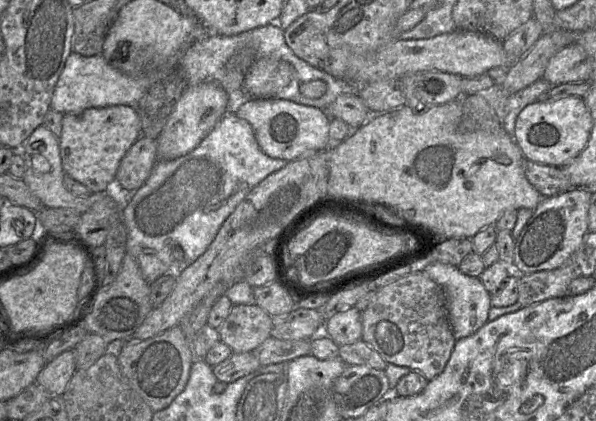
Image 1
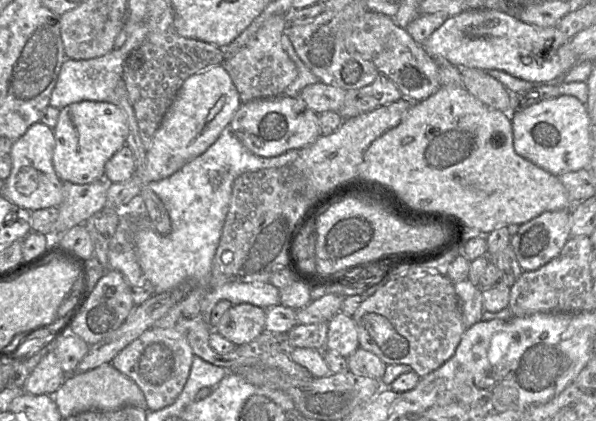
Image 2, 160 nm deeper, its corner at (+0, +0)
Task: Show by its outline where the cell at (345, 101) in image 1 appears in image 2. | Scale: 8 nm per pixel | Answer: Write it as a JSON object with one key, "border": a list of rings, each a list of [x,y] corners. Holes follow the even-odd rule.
{"border":[[[318,82],[304,87],[299,98],[307,108],[319,114],[325,111],[338,112],[344,104],[345,95],[346,91],[341,88]]]}

